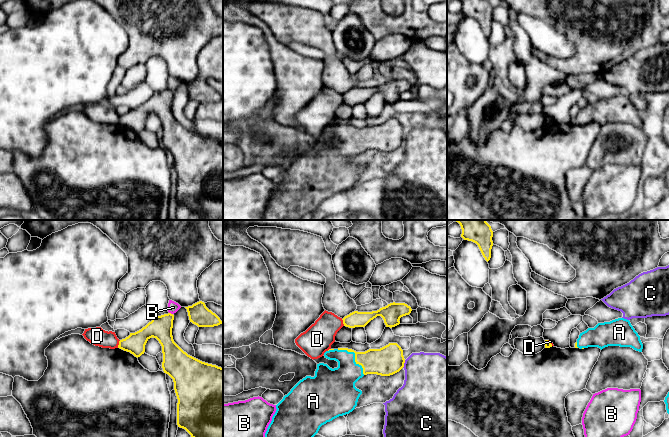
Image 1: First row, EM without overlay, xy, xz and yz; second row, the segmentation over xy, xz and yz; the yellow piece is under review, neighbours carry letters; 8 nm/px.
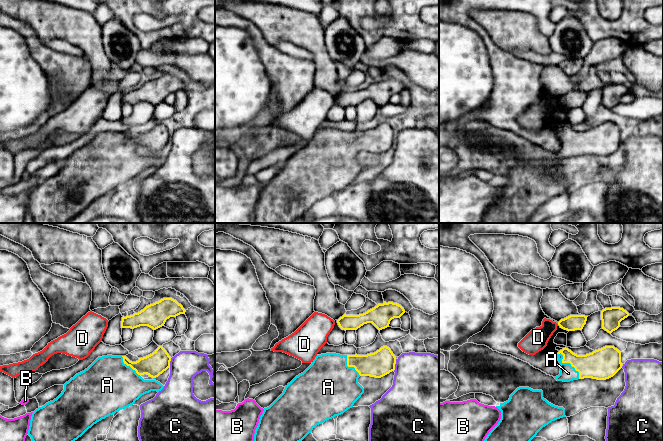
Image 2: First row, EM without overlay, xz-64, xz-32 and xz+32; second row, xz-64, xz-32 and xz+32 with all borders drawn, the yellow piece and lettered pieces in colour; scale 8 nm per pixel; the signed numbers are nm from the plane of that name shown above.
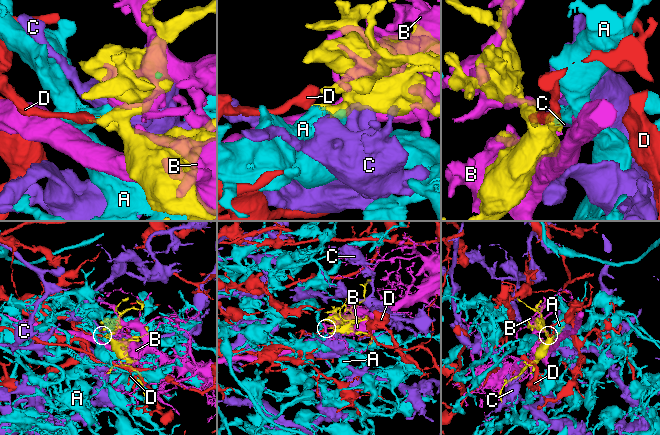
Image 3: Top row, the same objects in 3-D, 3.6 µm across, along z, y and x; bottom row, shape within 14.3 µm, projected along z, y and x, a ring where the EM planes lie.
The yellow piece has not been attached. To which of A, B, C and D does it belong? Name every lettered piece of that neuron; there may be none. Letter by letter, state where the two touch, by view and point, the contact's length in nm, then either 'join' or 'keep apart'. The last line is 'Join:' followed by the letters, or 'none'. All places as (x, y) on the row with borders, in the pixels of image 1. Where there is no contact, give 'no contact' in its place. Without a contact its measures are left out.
A: meets yellow in xz at (355, 356); contact 300 nm long; join
B: meets yellow in xy at (170, 313); contact 40 nm long; keep apart
C: meets yellow in xz at (403, 364); contact 70 nm long; keep apart
D: meets yellow in xy at (119, 344); contact 70 nm long; keep apart
Join: A

